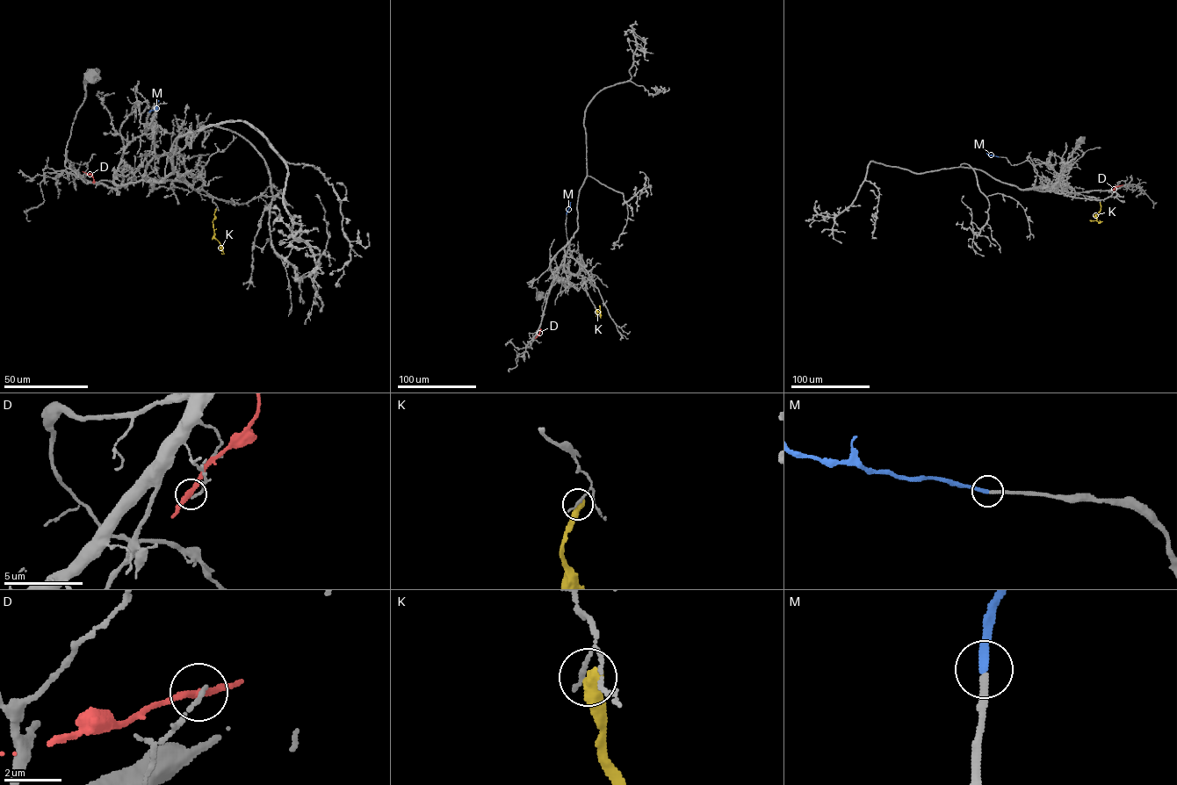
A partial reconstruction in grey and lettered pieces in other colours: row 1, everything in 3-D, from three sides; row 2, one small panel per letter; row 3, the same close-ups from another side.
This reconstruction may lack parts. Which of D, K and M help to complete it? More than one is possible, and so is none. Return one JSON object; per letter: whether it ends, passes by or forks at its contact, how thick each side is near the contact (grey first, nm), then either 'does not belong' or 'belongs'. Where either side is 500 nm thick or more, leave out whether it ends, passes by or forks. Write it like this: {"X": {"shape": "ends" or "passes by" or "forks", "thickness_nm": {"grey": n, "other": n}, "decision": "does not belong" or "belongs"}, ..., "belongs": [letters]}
{"D": {"shape": "passes by", "thickness_nm": {"grey": 130, "other": 220}, "decision": "does not belong"}, "K": {"shape": "ends", "thickness_nm": {"grey": 170, "other": 480}, "decision": "does not belong"}, "M": {"shape": "ends", "thickness_nm": {"grey": 240, "other": 260}, "decision": "belongs"}, "belongs": ["M"]}

